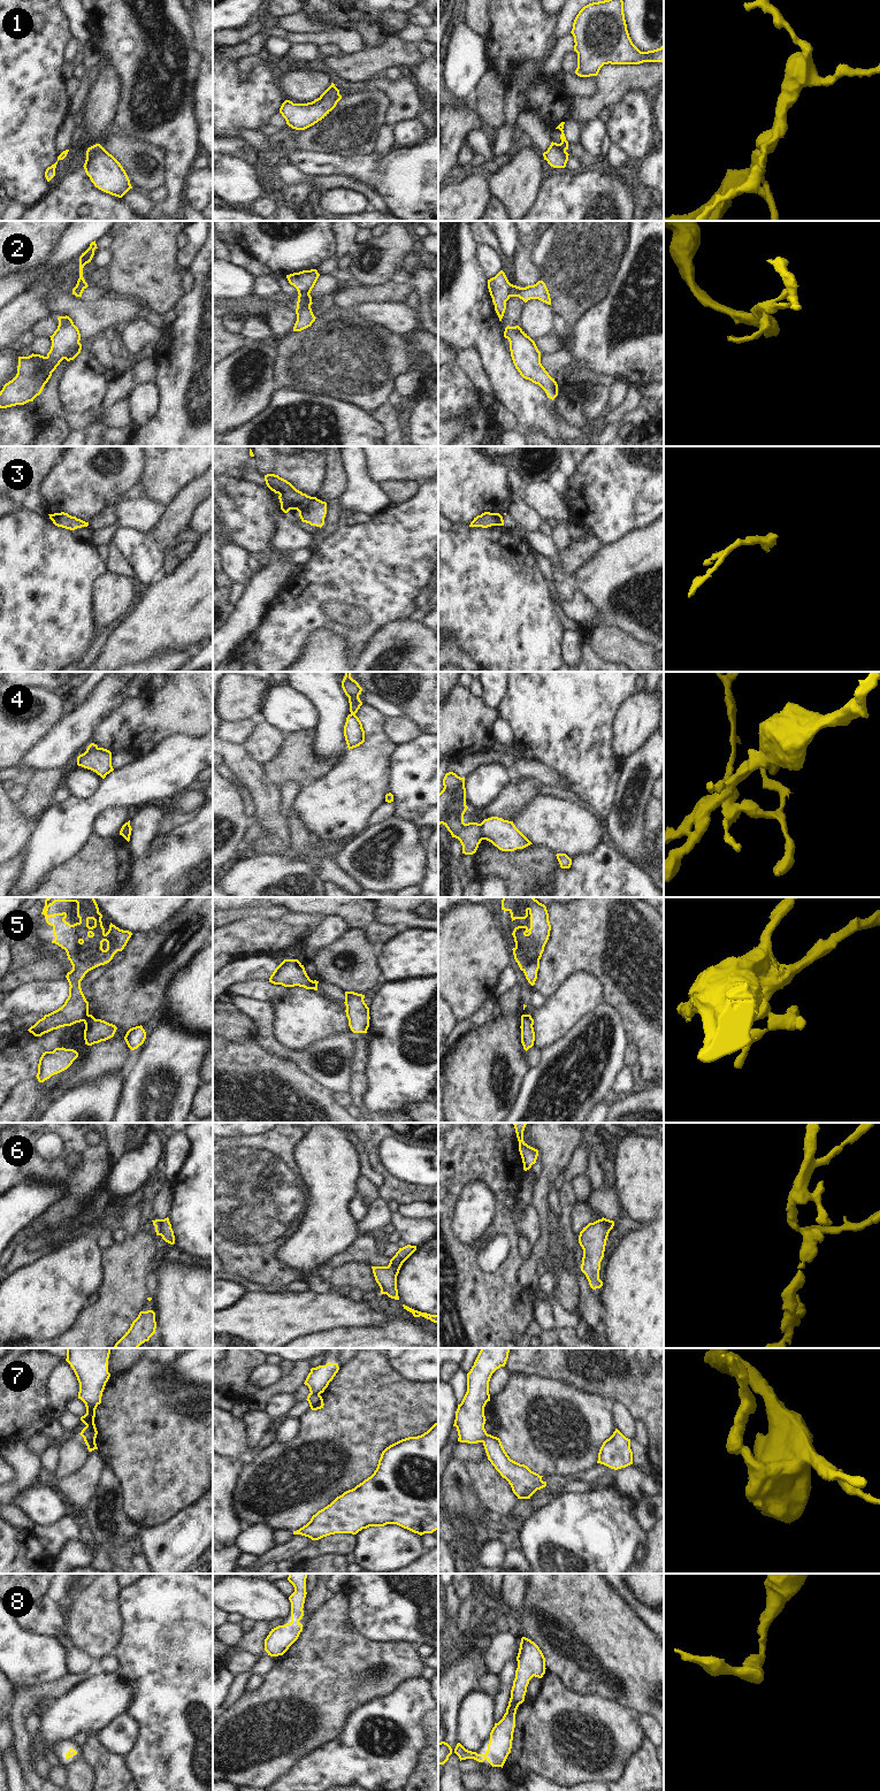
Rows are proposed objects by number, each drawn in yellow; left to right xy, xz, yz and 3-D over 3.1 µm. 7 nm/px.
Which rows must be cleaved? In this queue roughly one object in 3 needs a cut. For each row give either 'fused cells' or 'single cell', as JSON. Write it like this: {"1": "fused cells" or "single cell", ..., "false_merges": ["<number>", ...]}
{"1": "single cell", "2": "fused cells", "3": "single cell", "4": "fused cells", "5": "fused cells", "6": "single cell", "7": "fused cells", "8": "single cell", "false_merges": ["2", "4", "5", "7"]}

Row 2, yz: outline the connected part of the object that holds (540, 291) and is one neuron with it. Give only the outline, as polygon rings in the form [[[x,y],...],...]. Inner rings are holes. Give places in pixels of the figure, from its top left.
[[[538,281],[536,284],[528,285],[526,288],[513,285],[511,289],[511,297],[519,297],[525,303],[530,299],[538,299],[548,305],[551,305],[550,293],[543,281]]]

